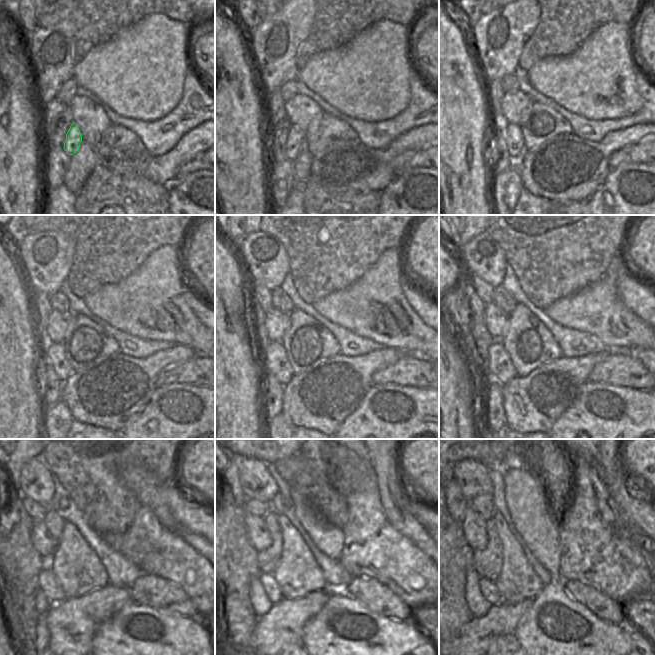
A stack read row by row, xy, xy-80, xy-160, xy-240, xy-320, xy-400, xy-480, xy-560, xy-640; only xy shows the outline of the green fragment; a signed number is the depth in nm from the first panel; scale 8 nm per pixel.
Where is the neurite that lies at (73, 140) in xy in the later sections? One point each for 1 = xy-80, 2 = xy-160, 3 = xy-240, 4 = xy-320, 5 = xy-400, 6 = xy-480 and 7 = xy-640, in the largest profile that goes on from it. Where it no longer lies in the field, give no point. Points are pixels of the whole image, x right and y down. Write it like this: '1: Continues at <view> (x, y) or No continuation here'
1: Continues at xy-80 (295, 142)
2: Continues at xy-160 (511, 132)
3: Continues at xy-240 (54, 355)
4: Continues at xy-320 (274, 360)
5: Continues at xy-400 (501, 369)
6: Continues at xy-480 (49, 584)
7: Continues at xy-640 (488, 588).

